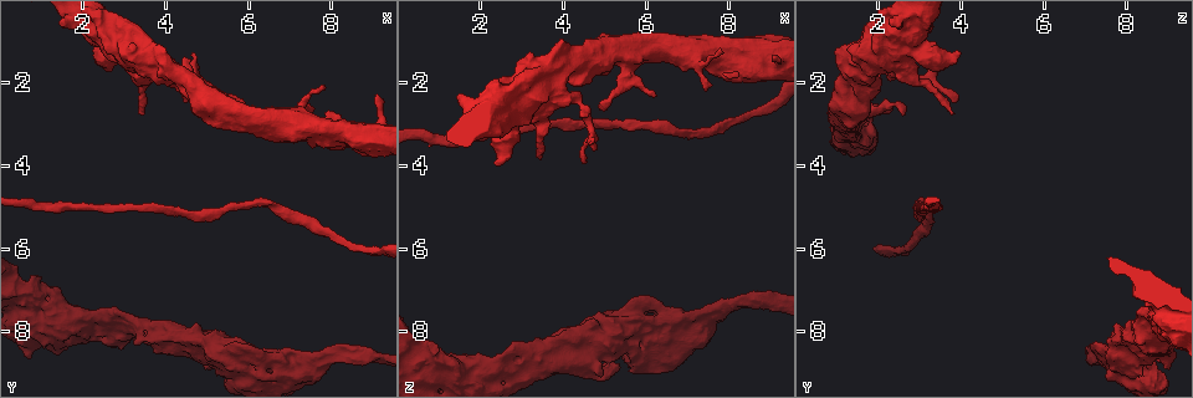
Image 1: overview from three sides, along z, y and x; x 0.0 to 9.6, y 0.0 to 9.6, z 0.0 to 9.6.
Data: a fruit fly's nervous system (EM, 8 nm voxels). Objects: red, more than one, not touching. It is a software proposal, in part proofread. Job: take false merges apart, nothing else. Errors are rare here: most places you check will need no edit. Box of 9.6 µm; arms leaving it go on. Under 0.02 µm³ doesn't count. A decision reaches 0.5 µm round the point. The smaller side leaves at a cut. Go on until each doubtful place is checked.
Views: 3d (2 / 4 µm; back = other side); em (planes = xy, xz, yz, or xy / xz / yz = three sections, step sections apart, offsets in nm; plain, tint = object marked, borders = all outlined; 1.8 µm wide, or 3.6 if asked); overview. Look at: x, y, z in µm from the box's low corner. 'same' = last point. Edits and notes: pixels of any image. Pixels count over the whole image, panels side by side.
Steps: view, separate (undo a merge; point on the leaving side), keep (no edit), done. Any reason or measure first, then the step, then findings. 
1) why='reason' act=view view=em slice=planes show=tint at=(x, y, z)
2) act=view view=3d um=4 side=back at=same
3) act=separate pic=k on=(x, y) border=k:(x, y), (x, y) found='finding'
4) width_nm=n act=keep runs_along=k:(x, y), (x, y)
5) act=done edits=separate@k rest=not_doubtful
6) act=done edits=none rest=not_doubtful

why='sudden change in width' act=view view=3d um=4 at=(2.45, 0.70, 2.80)

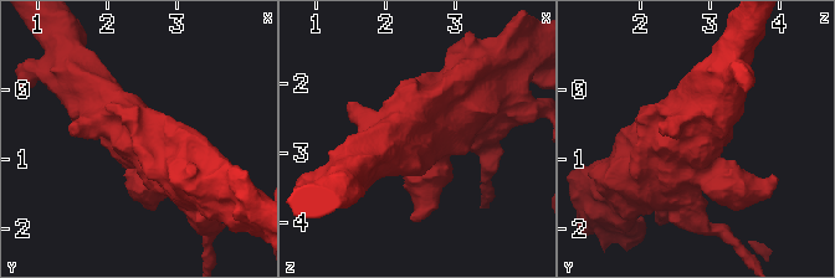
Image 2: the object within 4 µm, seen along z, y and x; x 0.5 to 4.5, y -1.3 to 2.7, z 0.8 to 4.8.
why='shape alone is not enough' act=view view=em um=3.6 slice=planes show=tint at=(2.35, 0.70, 2.85)

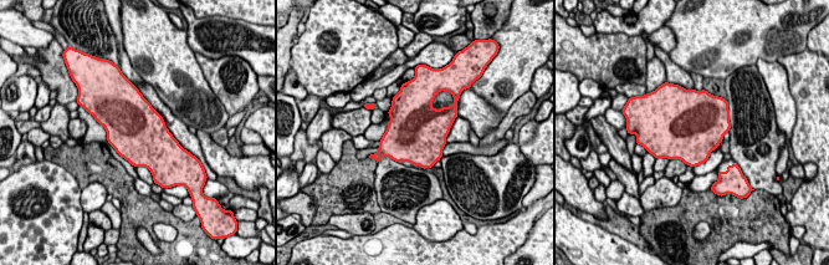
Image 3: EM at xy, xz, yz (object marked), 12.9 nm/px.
width_nm=750 act=keep found='all the same neuron'

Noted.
why='arms part here' act=view view=3d um=4 at=(4.60, 8.30, 8.70)

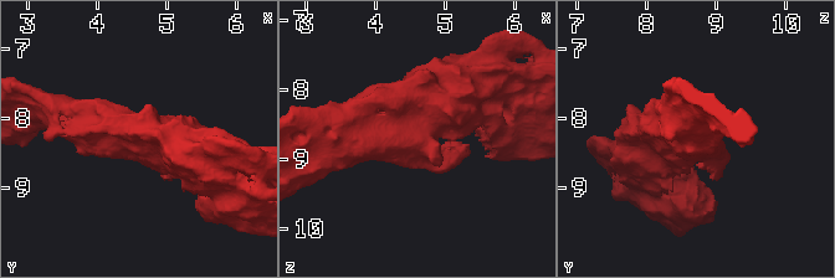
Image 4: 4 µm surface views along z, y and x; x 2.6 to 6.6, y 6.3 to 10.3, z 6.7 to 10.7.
act=view view=em um=3.6 slice=yz step=16 show=tint at=(4.55, 8.30, 8.60)

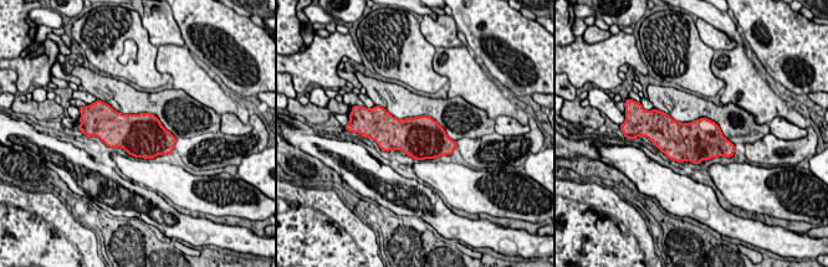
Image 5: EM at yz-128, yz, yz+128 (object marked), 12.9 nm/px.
act=keep found='one neuron here'

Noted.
why='branch point' act=view view=3d um=4 side=back at=(3.45, 8.00, 8.75)

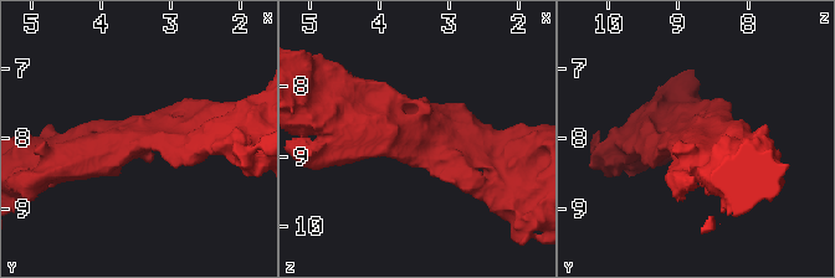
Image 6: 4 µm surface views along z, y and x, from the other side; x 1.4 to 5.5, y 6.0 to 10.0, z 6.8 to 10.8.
act=view view=em slice=planes show=tint at=(3.40, 7.95, 8.85)

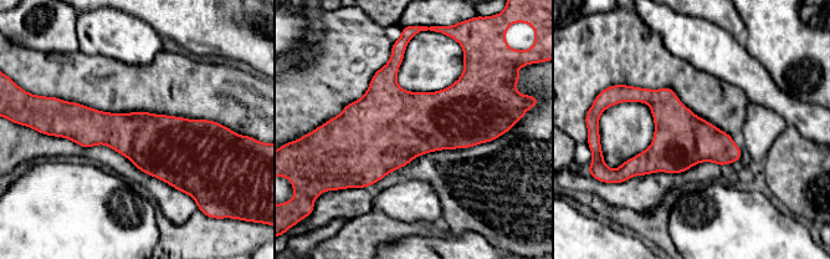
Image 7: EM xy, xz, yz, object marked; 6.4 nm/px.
width_nm=360 act=keep found='continuous, no second neuron'

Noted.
why='four arms meet' act=view view=em um=3.6 slice=planes show=tint at=(1.95, 7.75, 8.95)

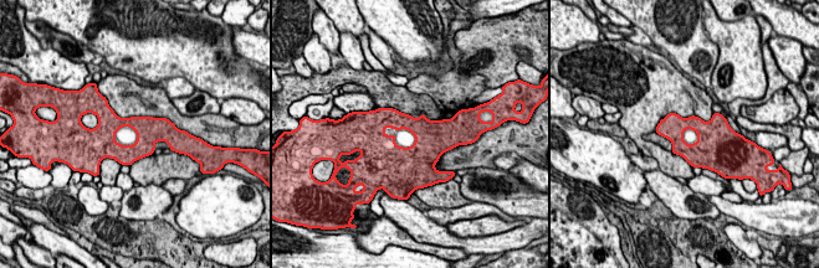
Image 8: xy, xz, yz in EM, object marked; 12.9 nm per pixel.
act=keep runs_along=8:(96, 137), (134, 122), (168, 139) found='one neuron here'

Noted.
act=view view=em um=3.6 slice=xz step=8 show=tint at=(5.80, 8.55, 7.60)

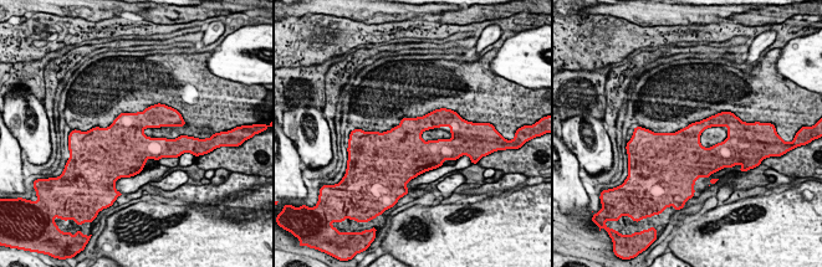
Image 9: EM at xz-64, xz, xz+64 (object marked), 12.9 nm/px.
why='another direction' act=view view=em um=3.6 slice=planes show=tint at=same

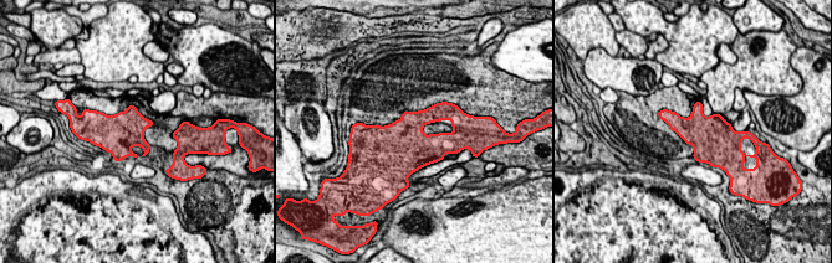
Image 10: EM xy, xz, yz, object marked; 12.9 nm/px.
width_nm=480 act=keep found='all the same neuron'

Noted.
act=done edits=none rest=not_doubtful

